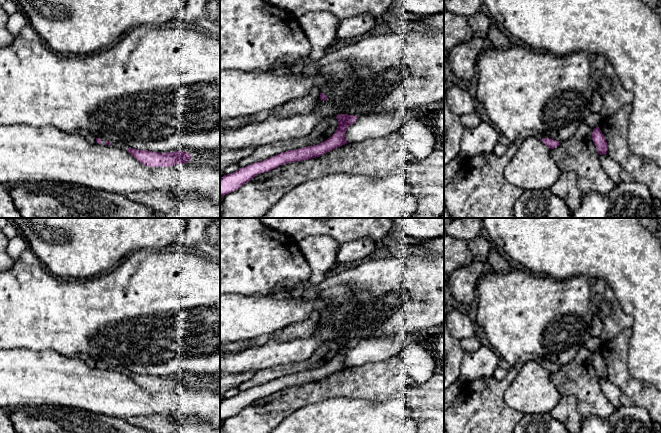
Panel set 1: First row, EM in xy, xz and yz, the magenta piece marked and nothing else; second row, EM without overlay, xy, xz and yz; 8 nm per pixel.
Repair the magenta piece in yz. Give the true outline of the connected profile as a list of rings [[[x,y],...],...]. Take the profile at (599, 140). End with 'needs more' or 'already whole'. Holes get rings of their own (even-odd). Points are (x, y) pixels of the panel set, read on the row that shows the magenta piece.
[[[599,127],[593,129],[592,140],[596,146],[596,149],[600,155],[607,154],[608,145],[605,137],[603,136]]] | already whole

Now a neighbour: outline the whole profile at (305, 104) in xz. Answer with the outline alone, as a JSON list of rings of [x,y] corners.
[[[314,87],[306,96],[278,106],[271,113],[275,116],[292,116],[300,113],[308,113],[314,109],[320,98],[320,89]]]

